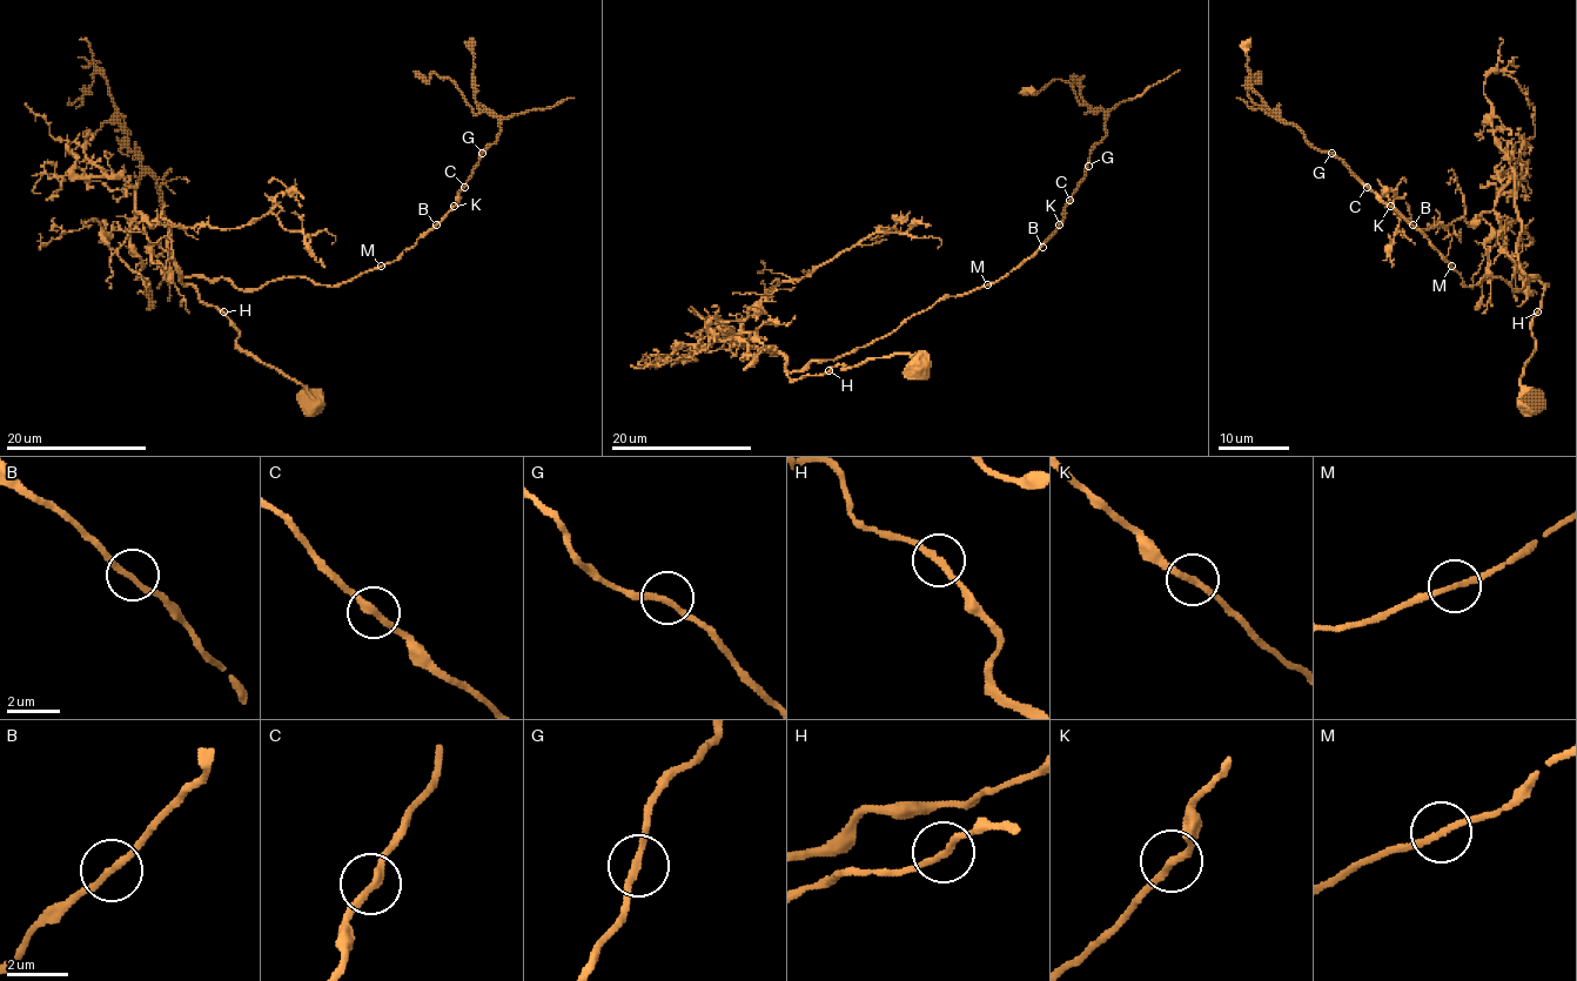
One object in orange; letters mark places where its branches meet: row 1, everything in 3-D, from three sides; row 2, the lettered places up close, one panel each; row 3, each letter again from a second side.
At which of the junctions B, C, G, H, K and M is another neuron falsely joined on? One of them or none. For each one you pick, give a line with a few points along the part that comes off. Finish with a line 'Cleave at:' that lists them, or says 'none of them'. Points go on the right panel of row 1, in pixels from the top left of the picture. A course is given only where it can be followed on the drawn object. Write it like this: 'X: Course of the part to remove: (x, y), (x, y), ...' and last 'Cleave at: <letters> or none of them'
Cleave at: none of them

